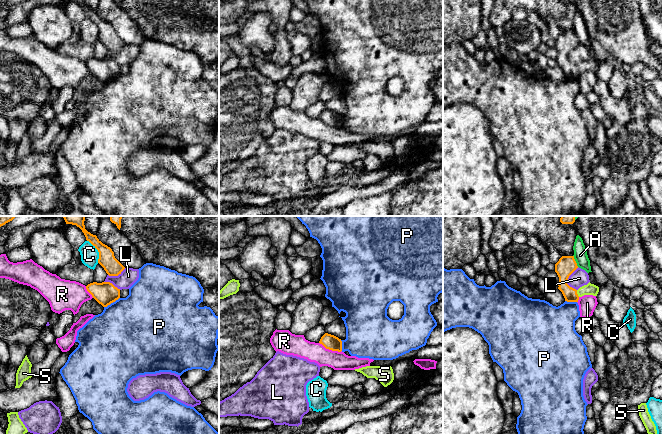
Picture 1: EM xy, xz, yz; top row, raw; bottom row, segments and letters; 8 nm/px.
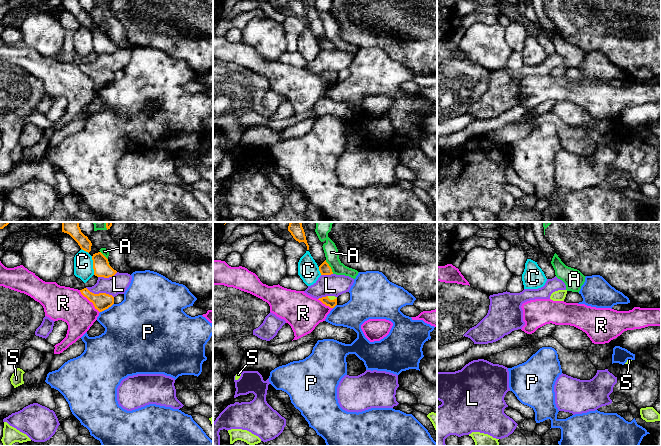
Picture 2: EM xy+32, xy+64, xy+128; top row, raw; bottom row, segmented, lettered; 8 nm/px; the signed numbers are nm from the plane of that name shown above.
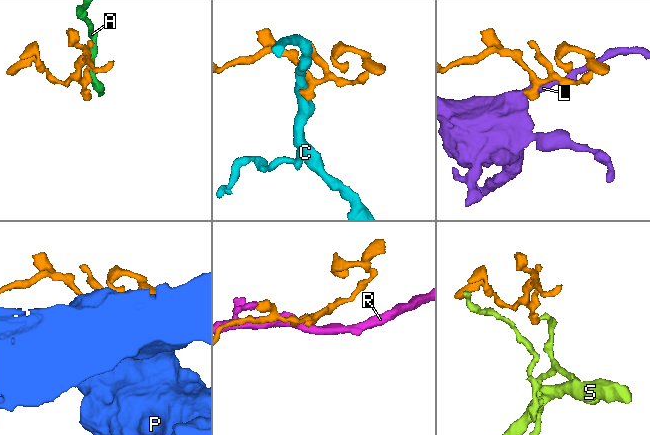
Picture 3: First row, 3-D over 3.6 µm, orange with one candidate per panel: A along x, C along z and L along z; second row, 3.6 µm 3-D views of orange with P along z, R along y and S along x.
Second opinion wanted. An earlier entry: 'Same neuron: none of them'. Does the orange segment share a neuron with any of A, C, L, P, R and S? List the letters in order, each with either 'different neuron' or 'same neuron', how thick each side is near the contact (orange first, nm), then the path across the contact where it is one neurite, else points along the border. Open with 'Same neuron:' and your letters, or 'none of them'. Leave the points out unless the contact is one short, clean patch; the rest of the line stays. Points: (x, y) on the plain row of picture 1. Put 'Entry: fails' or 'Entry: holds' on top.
Entry: fails
Same neuron: S
A: different neuron; calibres 150 and 110 nm
C: different neuron; calibres 140 and 140 nm; border xy (87, 16), (97, 26), (98, 38)
L: different neuron; calibres 150 and 140 nm
P: different neuron; calibres 190 and 480 nm
R: different neuron; calibres 120 and 160 nm
S: same neuron; calibres 150 and 100 nm; way yz (566, 41), (564, 61), (576, 69), (590, 65)

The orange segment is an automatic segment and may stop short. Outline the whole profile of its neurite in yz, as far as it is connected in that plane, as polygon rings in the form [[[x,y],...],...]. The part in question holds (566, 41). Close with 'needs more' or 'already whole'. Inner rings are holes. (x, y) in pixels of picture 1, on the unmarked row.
[[[562,32],[555,40],[555,48],[559,53],[558,65],[562,68],[565,77],[578,78],[579,74],[584,71],[597,72],[599,63],[591,60],[580,63],[578,66],[567,60],[569,52],[578,44],[574,32]]]; needs more

